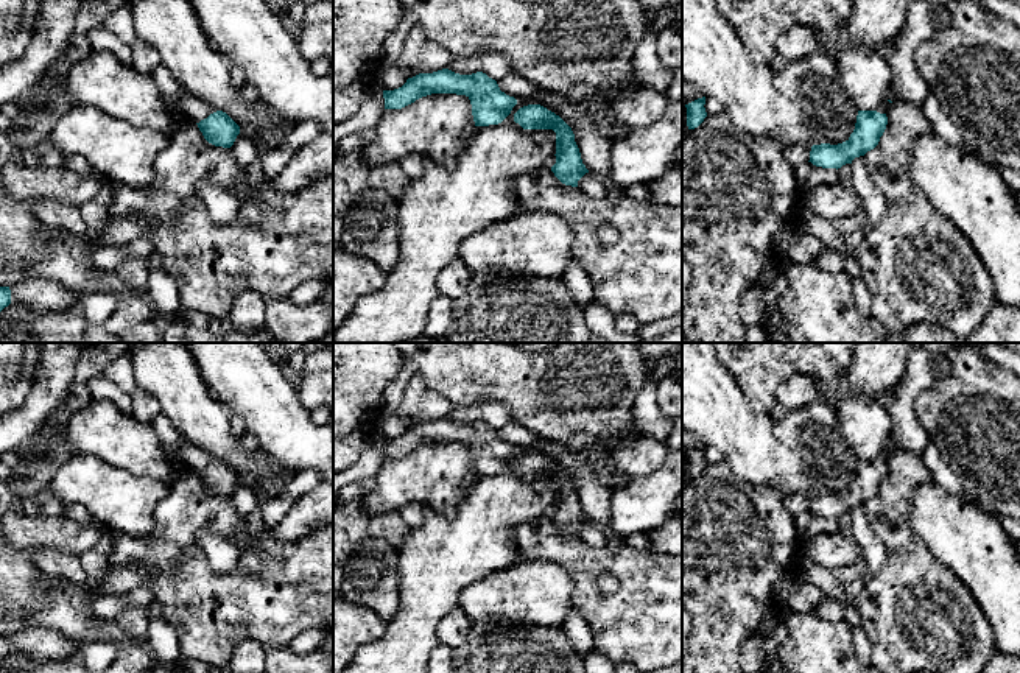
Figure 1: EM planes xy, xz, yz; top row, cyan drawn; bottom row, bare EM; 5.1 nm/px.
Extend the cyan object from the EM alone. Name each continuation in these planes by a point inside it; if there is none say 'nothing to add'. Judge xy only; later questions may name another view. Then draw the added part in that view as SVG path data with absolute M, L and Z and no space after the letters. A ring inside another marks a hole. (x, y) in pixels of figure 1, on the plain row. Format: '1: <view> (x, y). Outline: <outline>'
1: xy (195, 457). Outline: M185 438L181 446L181 453L184 461L190 466L193 472L199 472L201 469L207 467L210 463L218 460L210 453L204 452L201 447L192 444Z

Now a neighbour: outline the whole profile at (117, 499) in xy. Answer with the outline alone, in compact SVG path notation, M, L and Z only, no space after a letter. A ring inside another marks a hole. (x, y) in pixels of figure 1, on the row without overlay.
M75 455L56 469L48 488L64 505L83 505L106 528L142 537L157 525L157 503L171 484Z

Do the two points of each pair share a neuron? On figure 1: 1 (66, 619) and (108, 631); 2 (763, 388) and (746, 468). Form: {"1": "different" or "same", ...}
{"1": "same", "2": "different"}

